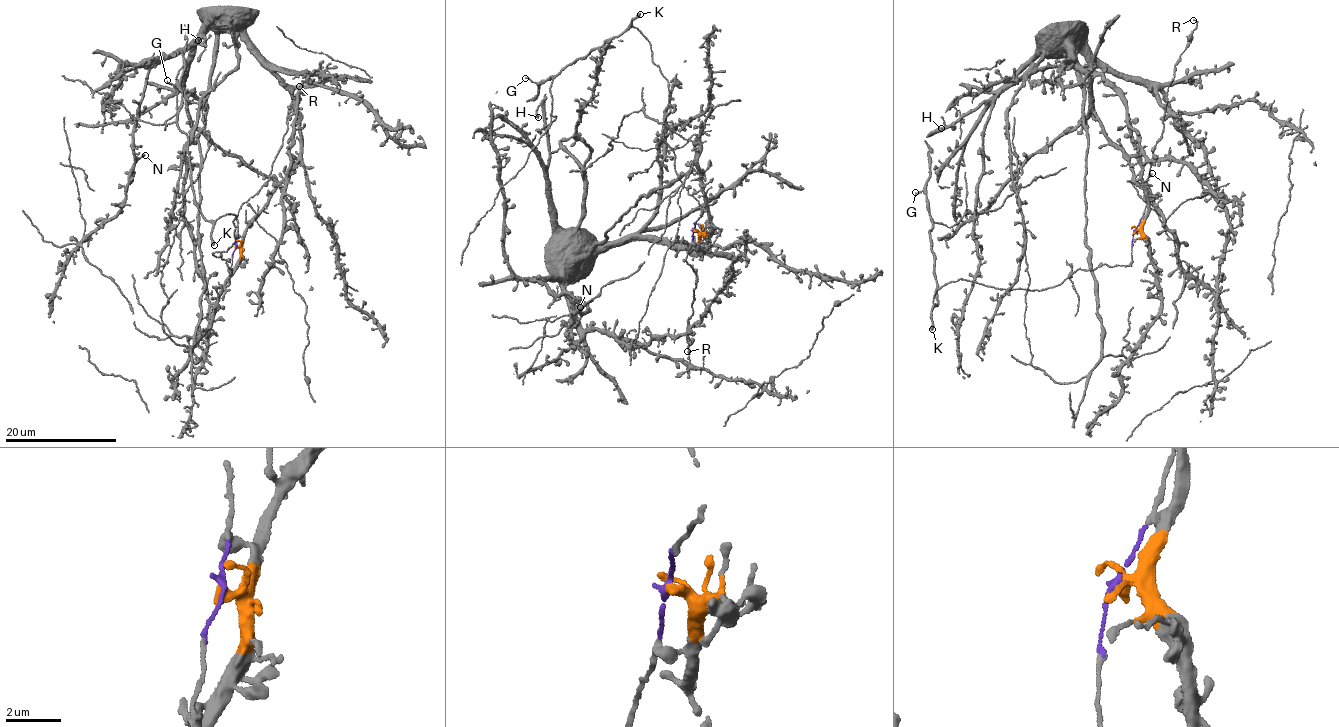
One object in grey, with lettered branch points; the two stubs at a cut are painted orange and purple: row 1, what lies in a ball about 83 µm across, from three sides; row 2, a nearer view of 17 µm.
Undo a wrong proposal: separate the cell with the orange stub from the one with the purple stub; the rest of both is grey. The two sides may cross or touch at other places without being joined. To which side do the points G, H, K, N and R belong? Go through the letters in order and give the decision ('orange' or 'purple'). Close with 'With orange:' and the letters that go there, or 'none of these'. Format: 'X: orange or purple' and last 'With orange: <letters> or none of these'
G: purple
H: orange
K: purple
N: orange
R: purple
With orange: H, N

